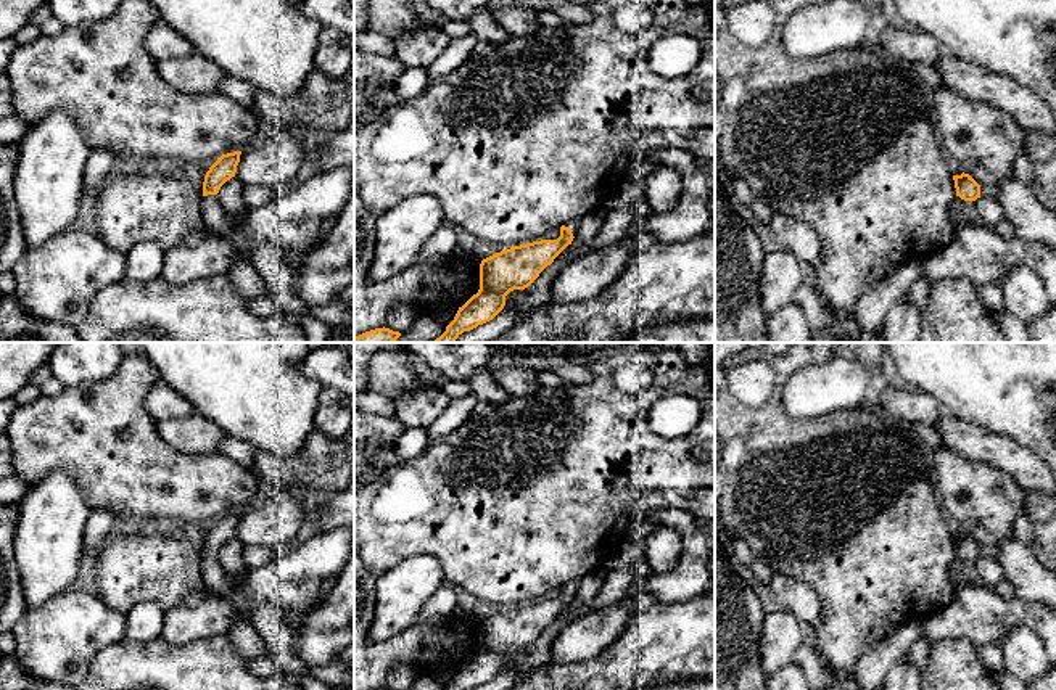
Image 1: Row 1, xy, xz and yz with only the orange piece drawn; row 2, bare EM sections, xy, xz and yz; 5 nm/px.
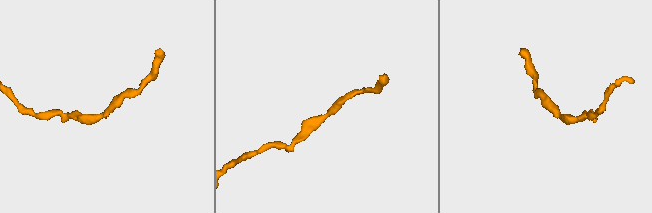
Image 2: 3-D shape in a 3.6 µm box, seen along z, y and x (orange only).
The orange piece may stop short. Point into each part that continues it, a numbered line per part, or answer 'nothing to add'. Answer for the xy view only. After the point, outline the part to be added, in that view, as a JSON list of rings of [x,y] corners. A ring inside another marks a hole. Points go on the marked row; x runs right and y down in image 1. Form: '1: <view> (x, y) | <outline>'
1: xy (216, 221) | [[[217,195],[203,196],[201,216],[204,220],[204,227],[211,233],[230,240],[237,248],[243,246],[243,236],[238,232],[237,224],[233,224],[229,214],[222,211]]]

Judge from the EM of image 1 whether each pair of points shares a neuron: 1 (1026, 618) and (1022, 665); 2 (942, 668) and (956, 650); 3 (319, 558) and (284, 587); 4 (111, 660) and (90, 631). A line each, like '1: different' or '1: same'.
1: different
2: same
3: same
4: different

